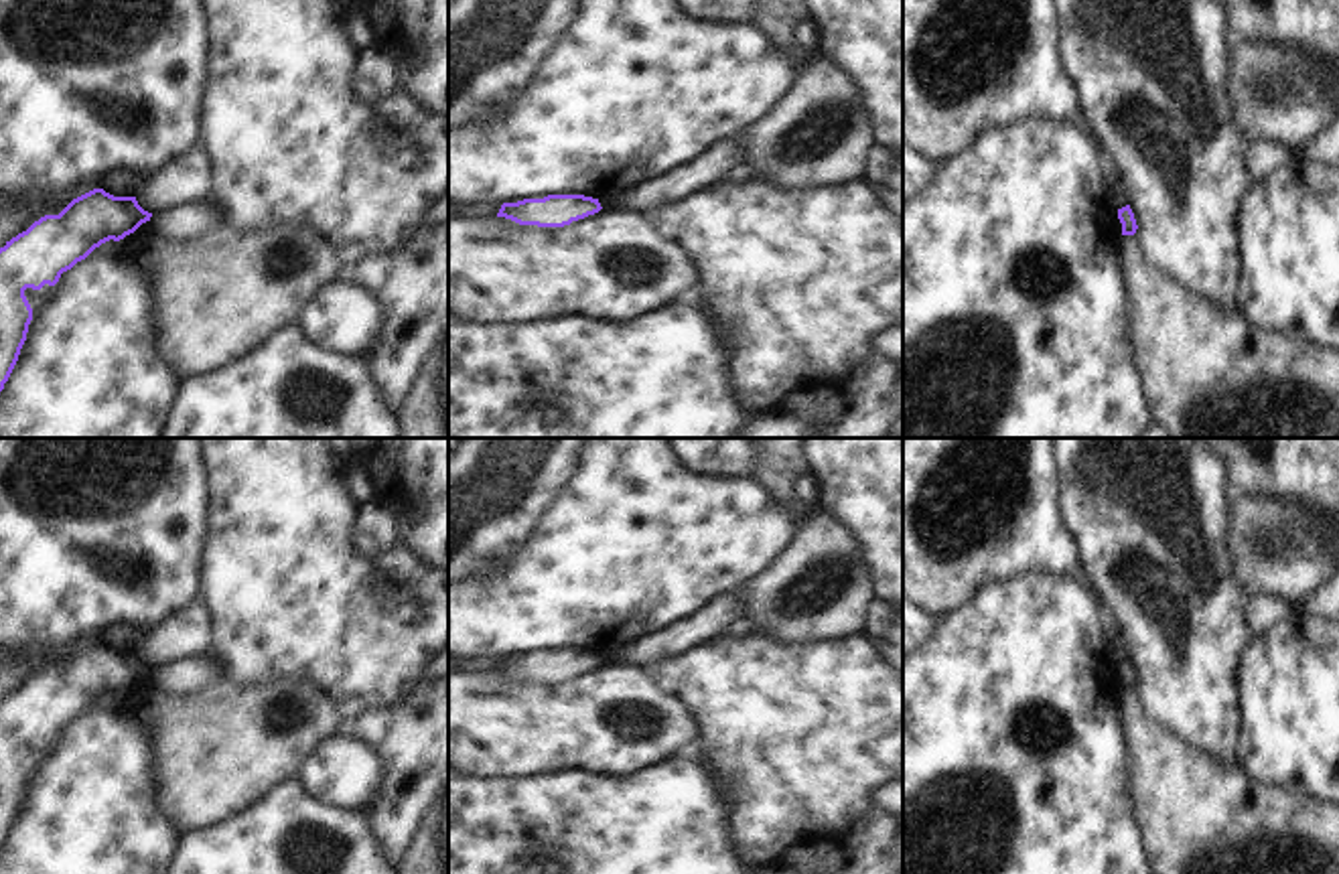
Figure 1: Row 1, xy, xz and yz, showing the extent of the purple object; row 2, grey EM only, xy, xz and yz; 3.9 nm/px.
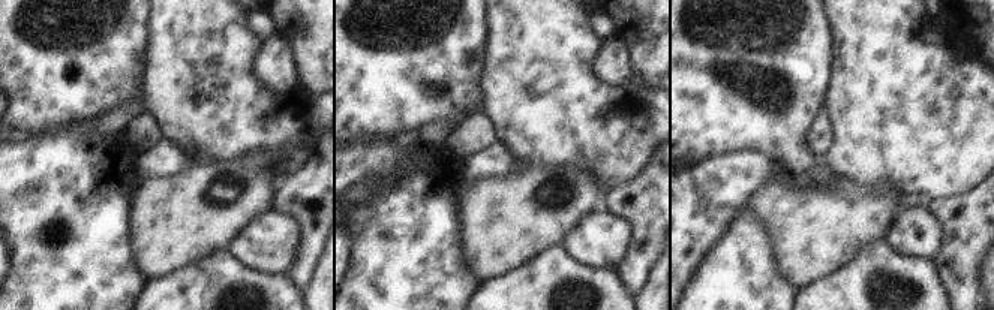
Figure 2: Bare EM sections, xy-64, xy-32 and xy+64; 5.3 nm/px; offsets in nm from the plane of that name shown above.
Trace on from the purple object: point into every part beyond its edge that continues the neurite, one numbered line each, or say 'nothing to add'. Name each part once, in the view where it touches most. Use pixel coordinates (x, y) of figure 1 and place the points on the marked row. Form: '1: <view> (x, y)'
nothing to add

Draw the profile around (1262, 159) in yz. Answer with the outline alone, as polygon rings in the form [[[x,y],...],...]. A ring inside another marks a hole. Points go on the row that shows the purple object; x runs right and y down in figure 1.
[[[1276,142],[1248,144],[1244,152],[1244,162],[1254,183],[1266,178],[1294,158],[1296,154],[1288,146]]]

